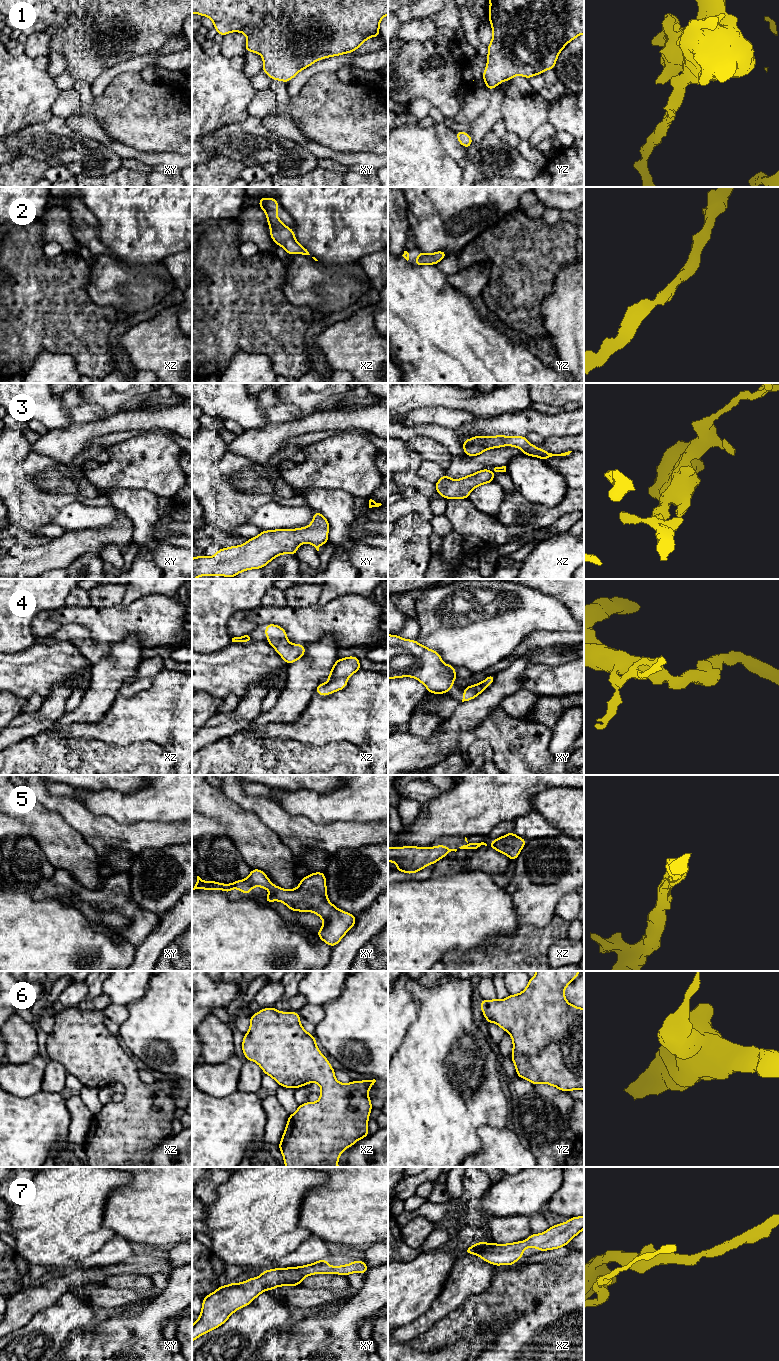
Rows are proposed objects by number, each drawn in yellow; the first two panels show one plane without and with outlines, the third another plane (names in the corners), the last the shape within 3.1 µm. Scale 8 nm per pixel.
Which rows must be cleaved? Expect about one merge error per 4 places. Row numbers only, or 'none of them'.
none of them

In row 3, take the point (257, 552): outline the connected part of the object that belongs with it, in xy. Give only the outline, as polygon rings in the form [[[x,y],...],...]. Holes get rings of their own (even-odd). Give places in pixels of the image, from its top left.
[[[314,511],[313,520],[308,527],[261,531],[258,536],[248,539],[243,545],[219,549],[212,557],[201,555],[192,558],[192,579],[214,575],[234,578],[243,571],[264,568],[281,554],[296,556],[298,547],[304,543],[312,544],[319,551],[319,546],[328,542],[329,529],[328,520],[320,512]]]

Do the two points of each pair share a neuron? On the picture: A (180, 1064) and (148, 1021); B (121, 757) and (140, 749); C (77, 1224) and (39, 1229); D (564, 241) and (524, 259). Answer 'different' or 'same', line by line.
A: same
B: same
C: same
D: same

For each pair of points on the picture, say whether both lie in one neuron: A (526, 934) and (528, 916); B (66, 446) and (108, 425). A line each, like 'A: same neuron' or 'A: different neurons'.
A: different neurons
B: same neuron

